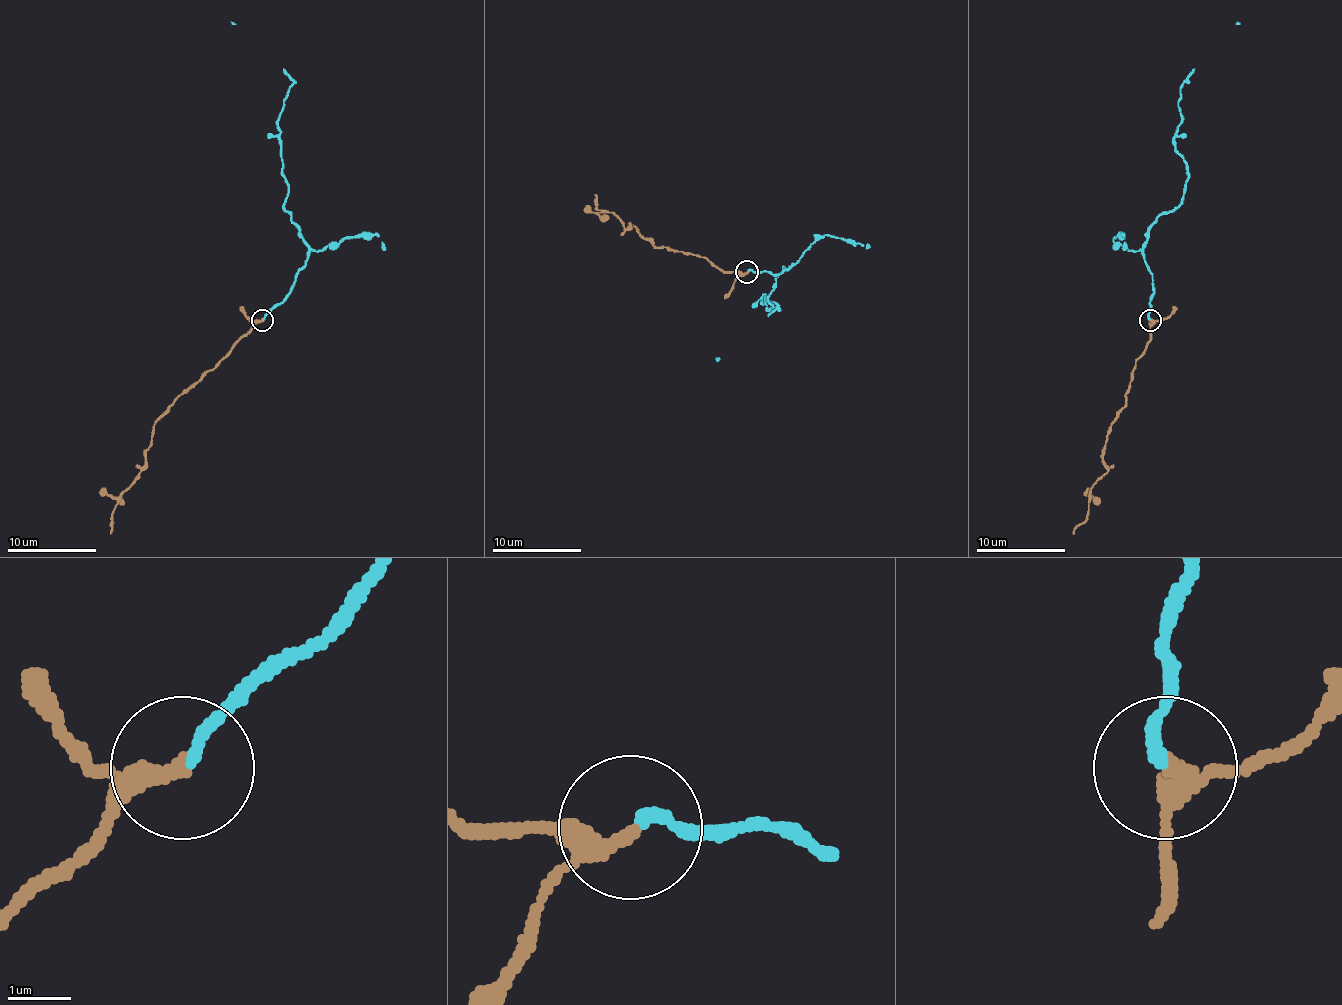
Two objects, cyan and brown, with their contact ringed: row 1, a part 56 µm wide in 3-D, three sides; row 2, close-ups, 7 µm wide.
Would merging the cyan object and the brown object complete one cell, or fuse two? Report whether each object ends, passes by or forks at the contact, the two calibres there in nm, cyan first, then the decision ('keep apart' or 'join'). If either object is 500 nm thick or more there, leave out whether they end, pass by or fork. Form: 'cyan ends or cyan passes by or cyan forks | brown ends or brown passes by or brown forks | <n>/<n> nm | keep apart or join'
cyan ends | brown passes by | 190/240 nm | join

